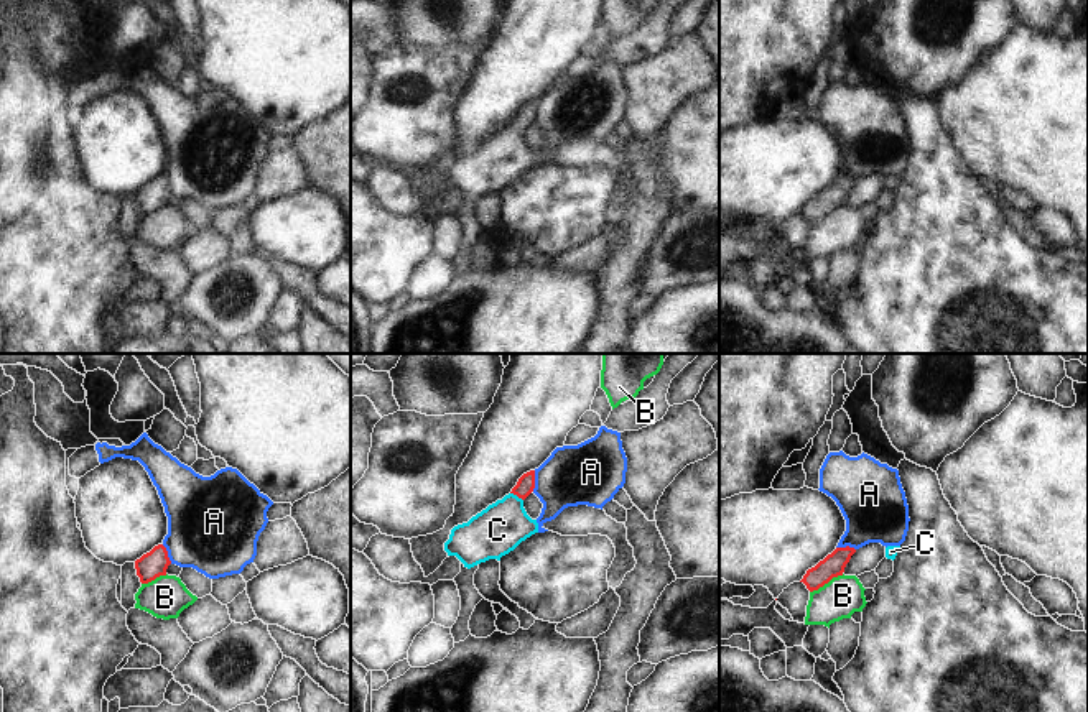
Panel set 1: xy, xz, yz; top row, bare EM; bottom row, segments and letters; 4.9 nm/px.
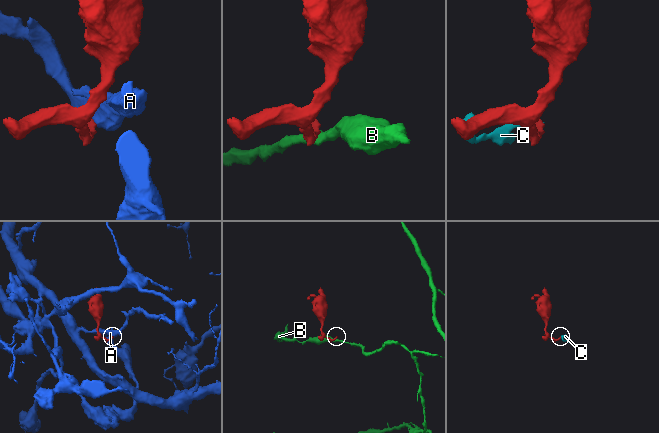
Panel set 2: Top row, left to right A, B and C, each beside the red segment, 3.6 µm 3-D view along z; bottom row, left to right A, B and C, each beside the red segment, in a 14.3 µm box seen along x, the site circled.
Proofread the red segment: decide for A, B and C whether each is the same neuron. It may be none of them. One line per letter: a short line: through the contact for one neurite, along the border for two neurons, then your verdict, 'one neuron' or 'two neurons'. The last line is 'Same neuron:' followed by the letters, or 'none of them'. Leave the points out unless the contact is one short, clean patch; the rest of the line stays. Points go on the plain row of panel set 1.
A: xz (535, 102), (535, 119), (532, 122) | two neurons
B: yz (843, 206), (833, 208), (810, 224) | two neurons
C: xz (525, 115), (517, 127), (506, 153), (497, 161) | one neuron
Same neuron: C

